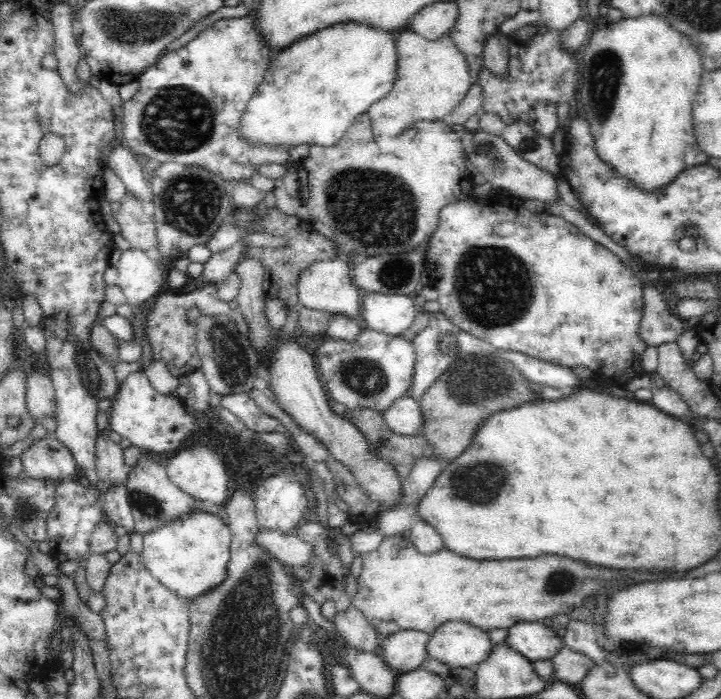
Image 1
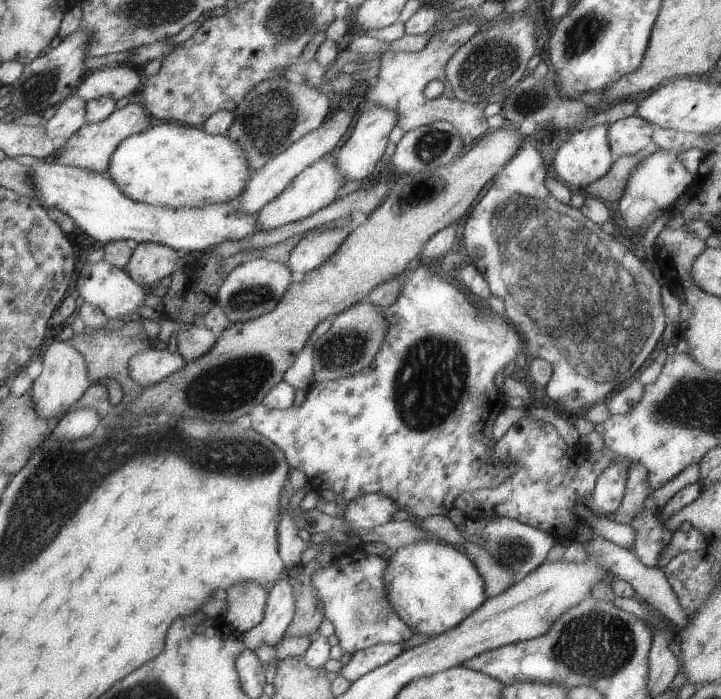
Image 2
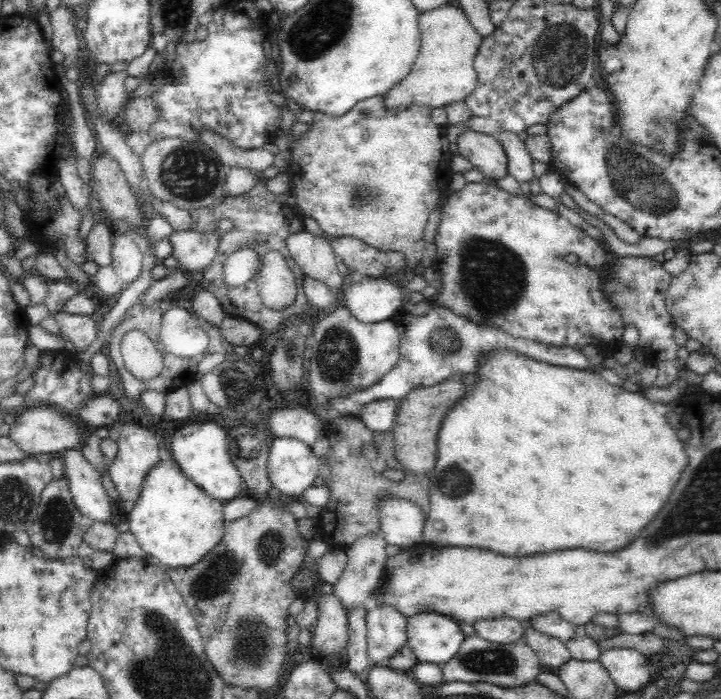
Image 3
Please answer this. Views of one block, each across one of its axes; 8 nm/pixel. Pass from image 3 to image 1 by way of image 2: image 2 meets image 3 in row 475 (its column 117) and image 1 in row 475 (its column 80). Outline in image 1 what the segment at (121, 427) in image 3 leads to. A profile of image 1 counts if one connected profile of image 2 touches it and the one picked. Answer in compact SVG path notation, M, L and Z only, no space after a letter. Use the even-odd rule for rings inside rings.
M146 454L138 458L136 466L128 470L128 478L124 484L127 490L127 499L131 507L131 514L135 521L135 532L138 534L147 534L165 523L181 518L186 514L192 513L195 508L202 508L210 513L223 513L223 508L212 505L209 501L198 501L178 488L167 475L167 470L160 462L145 457Z

